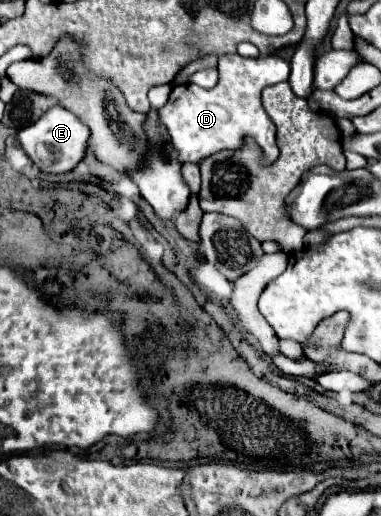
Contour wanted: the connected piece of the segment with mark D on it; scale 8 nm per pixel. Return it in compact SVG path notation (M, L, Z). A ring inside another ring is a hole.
M224 54L218 58L220 80L214 88L202 88L196 84L174 86L166 106L160 108L160 120L168 128L174 148L178 150L178 160L200 162L208 154L218 150L240 148L244 138L254 138L264 150L264 162L274 162L278 158L276 146L276 126L262 106L262 90L266 86L288 80L290 64L280 56L256 56L244 58L240 54Z

